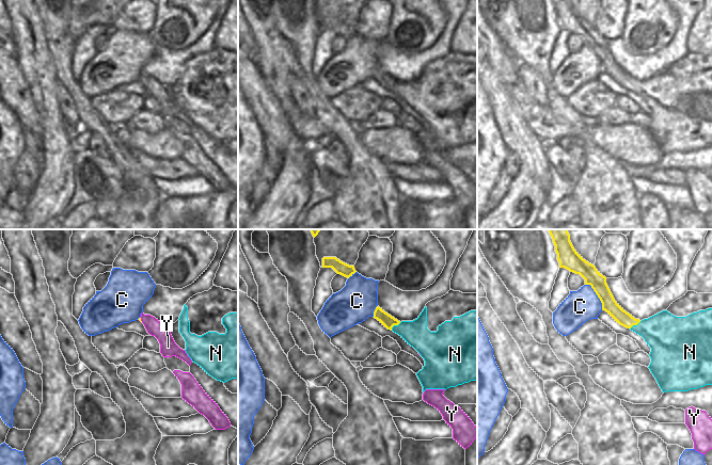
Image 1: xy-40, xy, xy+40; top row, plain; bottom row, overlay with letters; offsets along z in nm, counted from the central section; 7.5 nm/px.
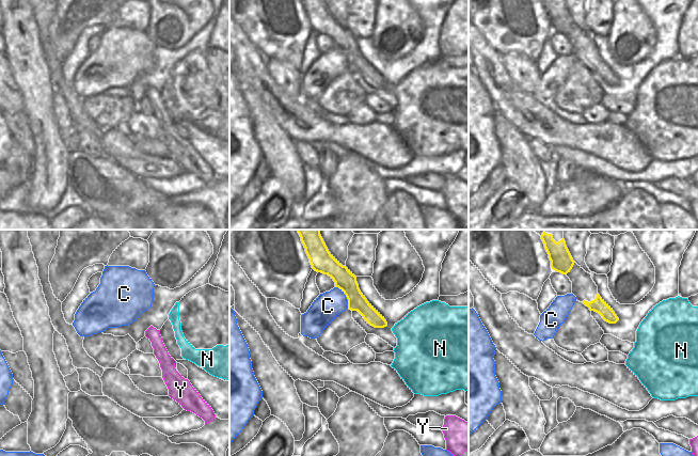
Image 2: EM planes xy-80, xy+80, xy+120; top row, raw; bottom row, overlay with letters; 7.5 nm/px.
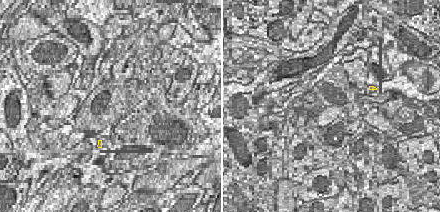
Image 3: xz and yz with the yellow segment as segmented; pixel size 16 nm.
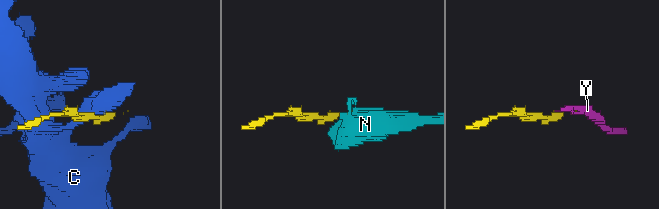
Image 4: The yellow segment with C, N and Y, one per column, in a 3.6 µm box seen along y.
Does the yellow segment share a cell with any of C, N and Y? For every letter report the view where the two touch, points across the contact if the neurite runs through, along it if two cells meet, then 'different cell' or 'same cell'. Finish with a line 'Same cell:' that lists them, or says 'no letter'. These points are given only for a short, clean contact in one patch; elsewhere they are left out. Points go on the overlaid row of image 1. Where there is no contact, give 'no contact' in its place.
C: meets yellow in xy+40; border along xy+40 (585, 284), (591, 287), (601, 303), (602, 309); different cell
N: meets yellow in xy; different cell
Y: meets yellow in xy-40; same cell
Same cell: Y

